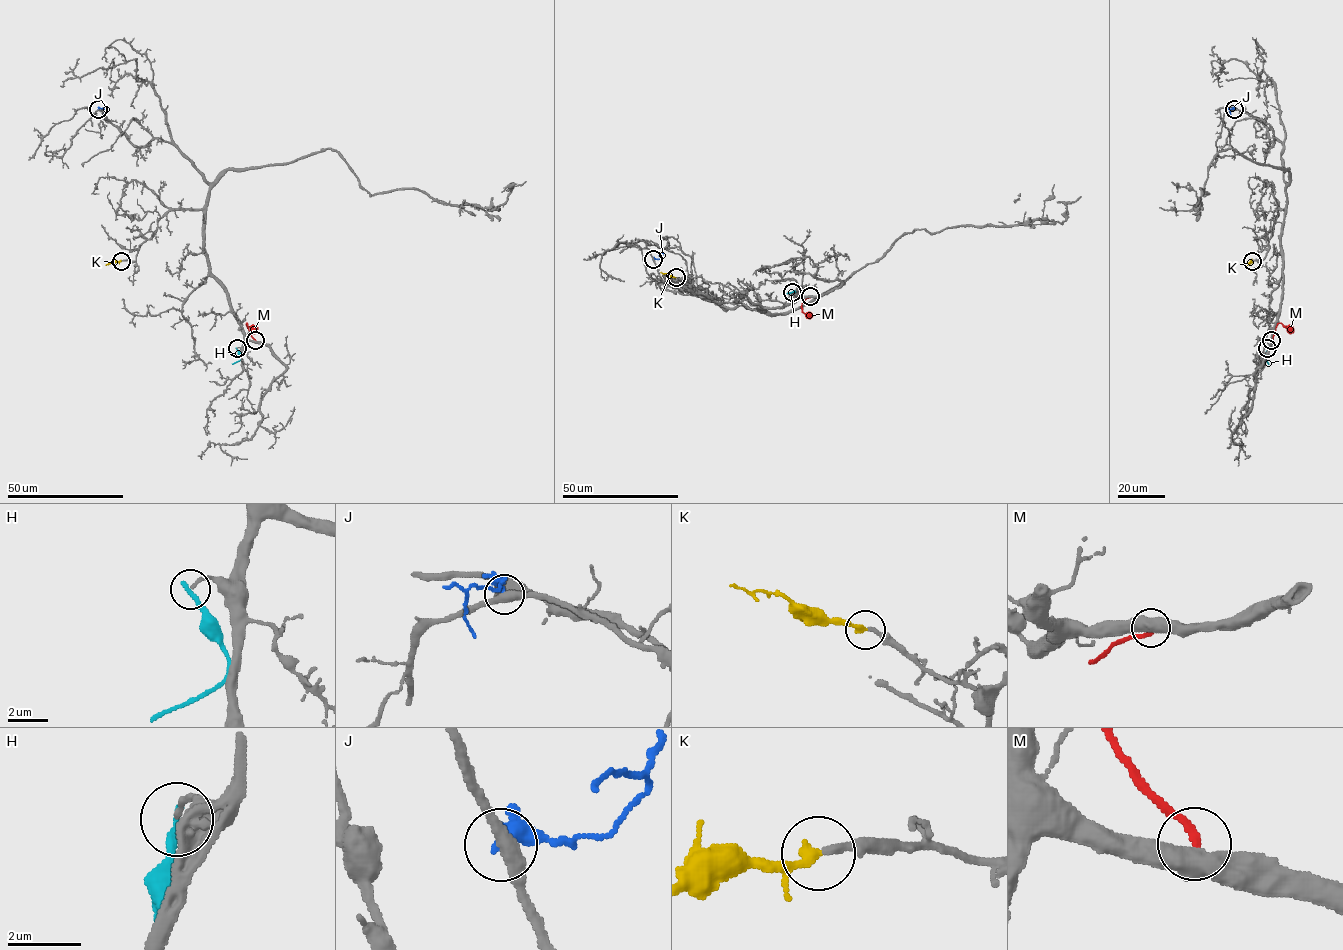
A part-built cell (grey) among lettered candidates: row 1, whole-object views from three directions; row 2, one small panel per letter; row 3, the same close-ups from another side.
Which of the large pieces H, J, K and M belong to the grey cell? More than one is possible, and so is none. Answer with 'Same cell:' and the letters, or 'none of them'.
Same cell: K

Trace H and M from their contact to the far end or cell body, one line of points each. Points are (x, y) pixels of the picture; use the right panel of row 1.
H: (1267, 348), (1268, 364)
M: (1271, 341), (1278, 323), (1288, 327), (1292, 332)

